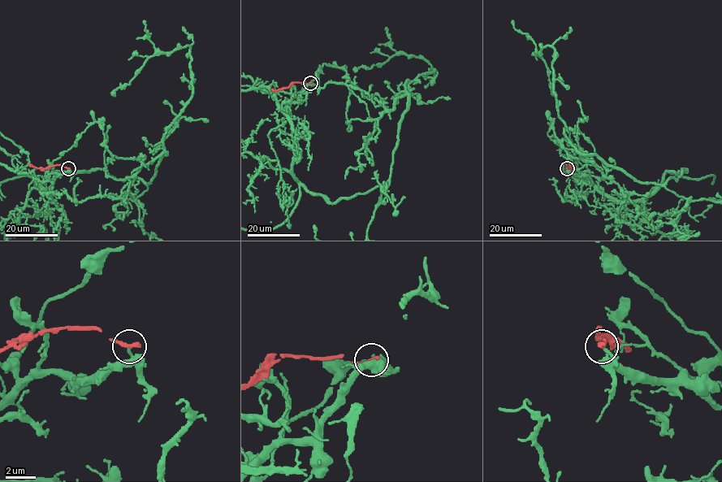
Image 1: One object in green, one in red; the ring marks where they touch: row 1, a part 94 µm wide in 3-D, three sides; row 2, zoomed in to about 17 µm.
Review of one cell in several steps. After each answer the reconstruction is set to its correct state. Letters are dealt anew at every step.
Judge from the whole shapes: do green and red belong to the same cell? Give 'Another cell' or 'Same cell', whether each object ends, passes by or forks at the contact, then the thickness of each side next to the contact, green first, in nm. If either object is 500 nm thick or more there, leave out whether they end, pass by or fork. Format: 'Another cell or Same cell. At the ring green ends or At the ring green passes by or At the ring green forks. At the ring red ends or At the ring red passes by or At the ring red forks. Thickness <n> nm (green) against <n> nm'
Another cell. At the ring green ends. At the ring red ends. Thickness 200 nm (green) against 360 nm

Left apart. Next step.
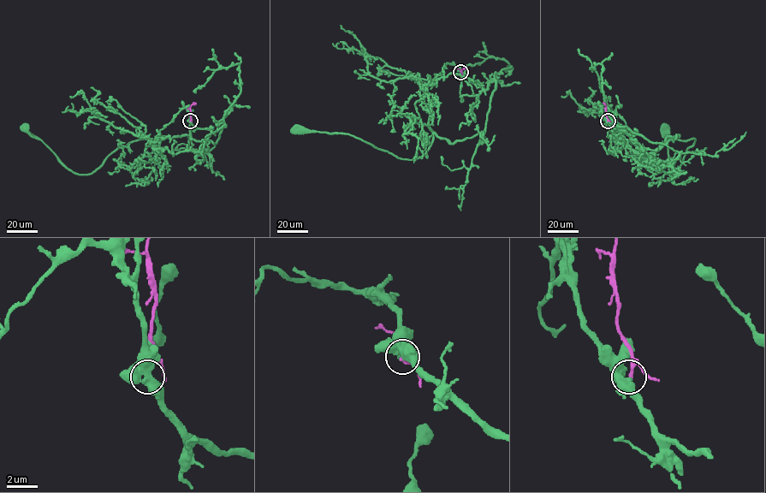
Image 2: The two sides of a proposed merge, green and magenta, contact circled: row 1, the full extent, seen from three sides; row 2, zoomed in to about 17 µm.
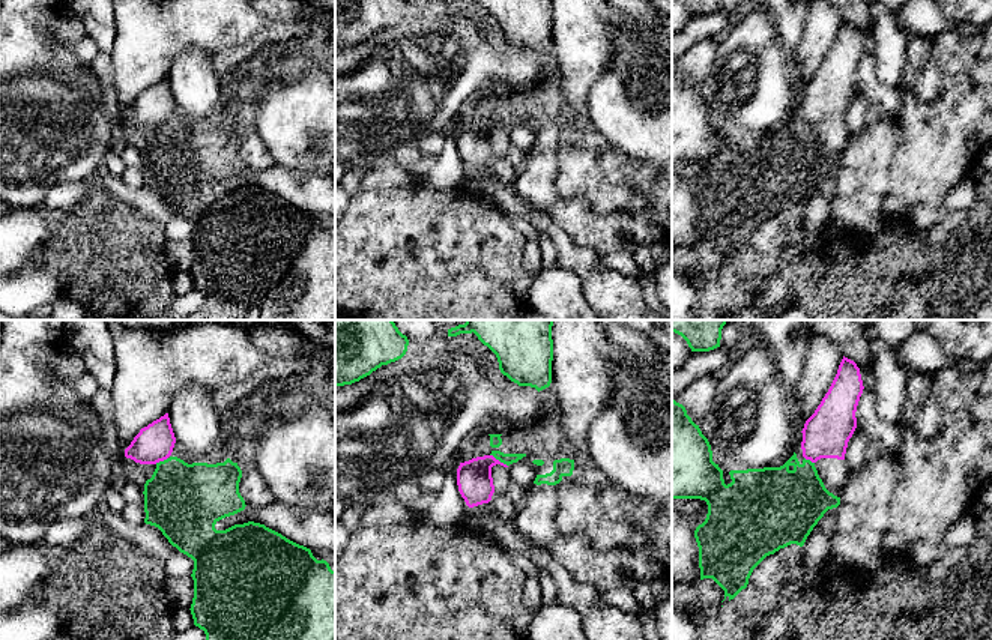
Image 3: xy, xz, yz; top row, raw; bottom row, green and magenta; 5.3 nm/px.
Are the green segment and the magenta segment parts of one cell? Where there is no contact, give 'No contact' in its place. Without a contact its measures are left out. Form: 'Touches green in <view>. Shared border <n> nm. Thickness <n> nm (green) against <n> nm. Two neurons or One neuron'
Touches green in xz. Shared border 120 nm. Thickness 60 nm (green) against 190 nm. Two neurons

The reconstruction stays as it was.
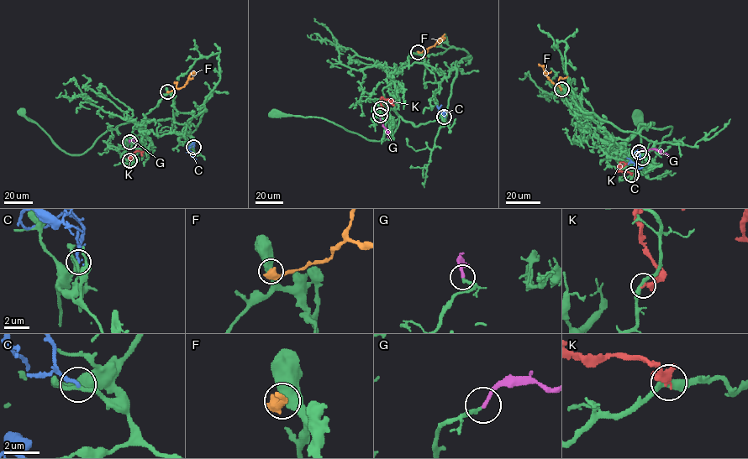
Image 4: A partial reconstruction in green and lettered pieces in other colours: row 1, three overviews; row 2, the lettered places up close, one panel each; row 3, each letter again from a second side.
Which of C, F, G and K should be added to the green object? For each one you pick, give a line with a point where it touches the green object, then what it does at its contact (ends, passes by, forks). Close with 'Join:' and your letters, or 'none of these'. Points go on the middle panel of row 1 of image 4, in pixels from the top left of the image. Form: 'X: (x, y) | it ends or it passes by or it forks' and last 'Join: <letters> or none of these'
G: (380, 115) | it ends
Join: G

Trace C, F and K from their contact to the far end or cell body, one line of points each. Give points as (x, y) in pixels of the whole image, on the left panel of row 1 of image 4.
C: (193, 147), (193, 142), (187, 148), (196, 159)
F: (167, 91), (183, 87), (194, 71)
K: (129, 160), (137, 151), (142, 155)

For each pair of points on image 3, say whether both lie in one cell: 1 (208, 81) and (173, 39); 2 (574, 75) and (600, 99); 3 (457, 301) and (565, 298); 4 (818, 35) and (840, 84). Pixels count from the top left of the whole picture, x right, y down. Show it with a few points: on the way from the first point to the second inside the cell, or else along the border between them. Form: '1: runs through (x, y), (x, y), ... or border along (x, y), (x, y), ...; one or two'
1: border along (206, 53), (179, 51), (166, 75); two
2: border along (610, 60), (594, 83), (586, 107); two
3: border along (535, 275), (528, 293), (528, 304); two
4: border along (842, 23), (828, 54), (806, 83); two

